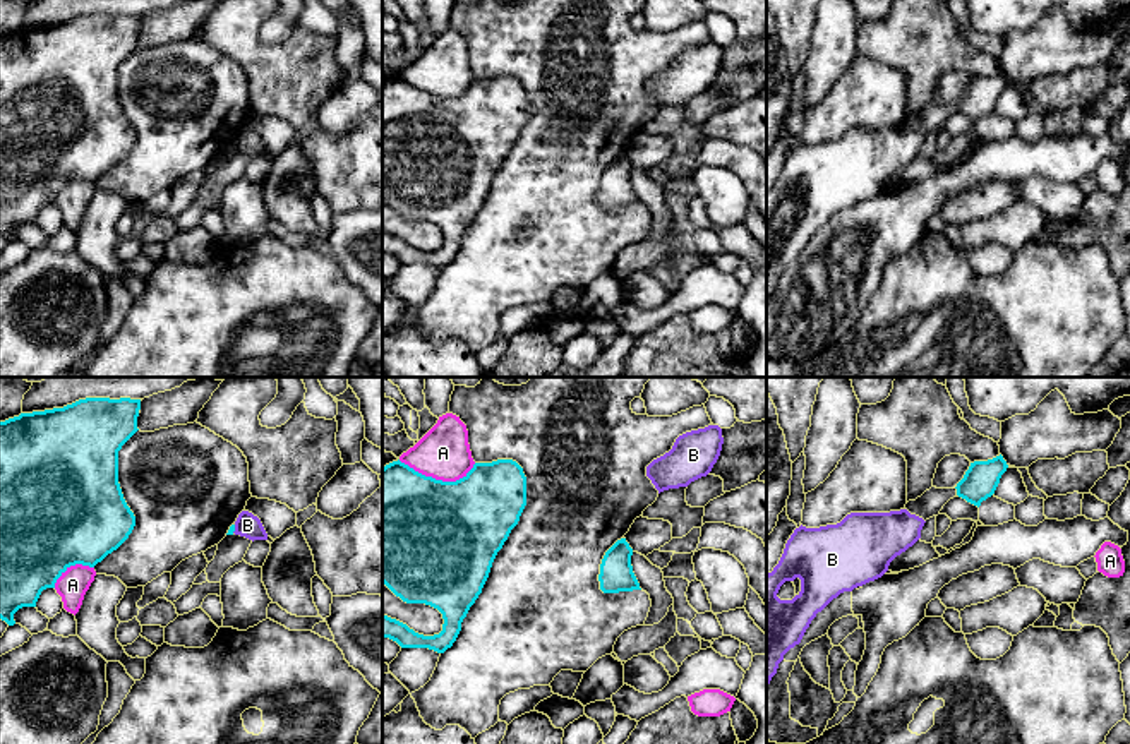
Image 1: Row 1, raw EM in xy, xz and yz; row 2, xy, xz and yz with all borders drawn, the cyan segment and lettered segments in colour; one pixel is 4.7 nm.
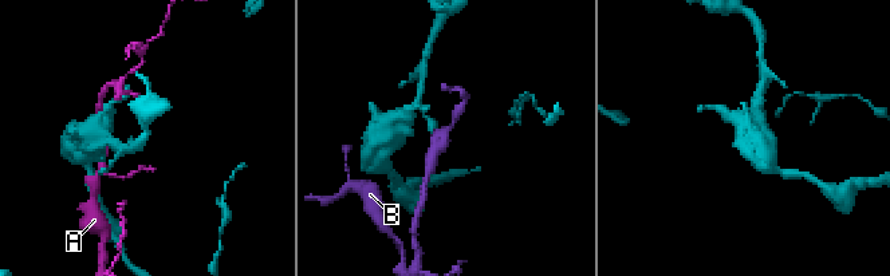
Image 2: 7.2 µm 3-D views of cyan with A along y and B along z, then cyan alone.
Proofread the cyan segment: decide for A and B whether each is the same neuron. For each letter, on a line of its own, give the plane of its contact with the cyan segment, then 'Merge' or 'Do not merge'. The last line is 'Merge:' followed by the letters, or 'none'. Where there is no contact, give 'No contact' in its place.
A: Touches cyan in xz. Do not merge
B: Touches cyan in xy. Do not merge
Merge: none

